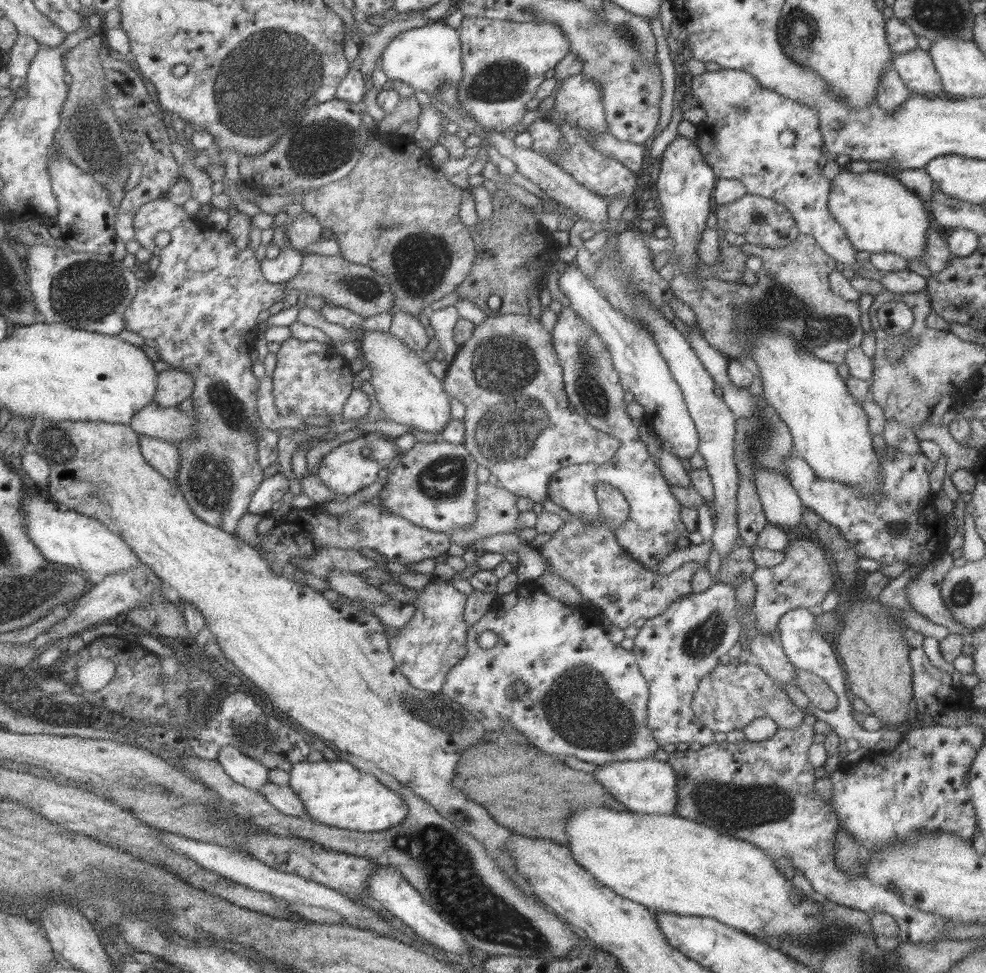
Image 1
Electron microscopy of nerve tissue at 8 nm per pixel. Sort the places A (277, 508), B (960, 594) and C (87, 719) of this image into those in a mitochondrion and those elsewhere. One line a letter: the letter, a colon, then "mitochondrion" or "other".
A: other
B: mitochondrion
C: other

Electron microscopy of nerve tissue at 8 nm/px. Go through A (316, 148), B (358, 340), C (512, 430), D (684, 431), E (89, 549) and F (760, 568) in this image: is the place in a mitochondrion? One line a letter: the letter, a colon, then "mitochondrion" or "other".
A: mitochondrion
B: other
C: mitochondrion
D: other
E: other
F: other

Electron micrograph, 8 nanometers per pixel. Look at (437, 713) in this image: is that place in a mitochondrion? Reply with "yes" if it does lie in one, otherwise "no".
yes

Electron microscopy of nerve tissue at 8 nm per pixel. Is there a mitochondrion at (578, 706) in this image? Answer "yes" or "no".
yes

